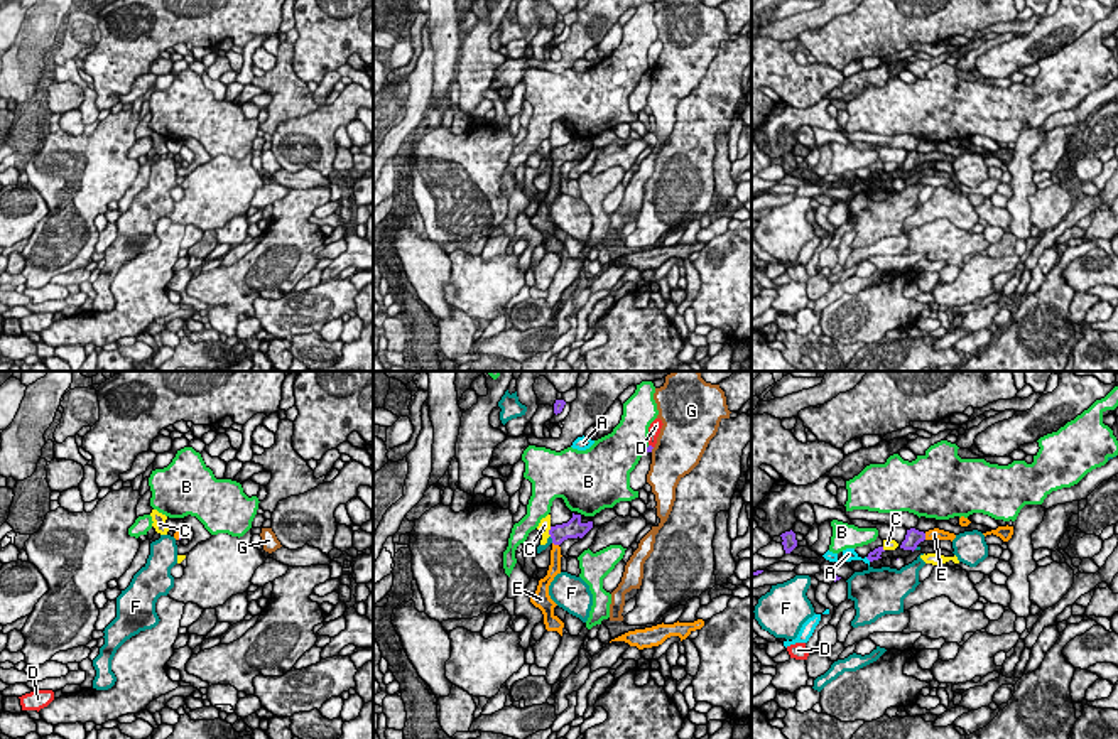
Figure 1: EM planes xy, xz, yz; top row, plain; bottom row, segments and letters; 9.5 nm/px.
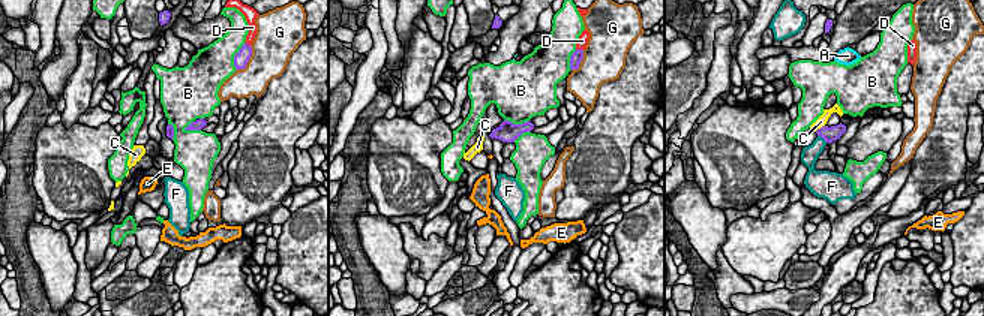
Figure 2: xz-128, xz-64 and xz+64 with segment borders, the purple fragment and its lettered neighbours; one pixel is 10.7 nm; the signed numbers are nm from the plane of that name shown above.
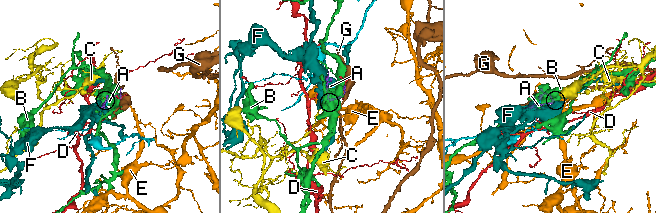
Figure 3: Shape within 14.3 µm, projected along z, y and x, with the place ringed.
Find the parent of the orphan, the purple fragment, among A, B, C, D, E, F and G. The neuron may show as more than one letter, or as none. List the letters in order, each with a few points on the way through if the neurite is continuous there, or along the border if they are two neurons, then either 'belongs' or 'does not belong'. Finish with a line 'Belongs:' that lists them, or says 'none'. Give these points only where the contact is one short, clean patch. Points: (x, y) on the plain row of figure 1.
A: along yz (865, 179), (870, 183) | does not belong
B: does not belong
C: along xz (551, 149), (549, 157) | does not belong
D: along xz (649, 66), (652, 70) | does not belong
E: across xz (573, 151), (556, 166), (554, 189) | belongs
F: does not belong
G: does not belong
Belongs: E

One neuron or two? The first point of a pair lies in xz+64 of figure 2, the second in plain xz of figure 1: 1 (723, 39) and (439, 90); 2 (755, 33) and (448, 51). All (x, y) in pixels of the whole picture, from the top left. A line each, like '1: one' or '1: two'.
1: one
2: two

